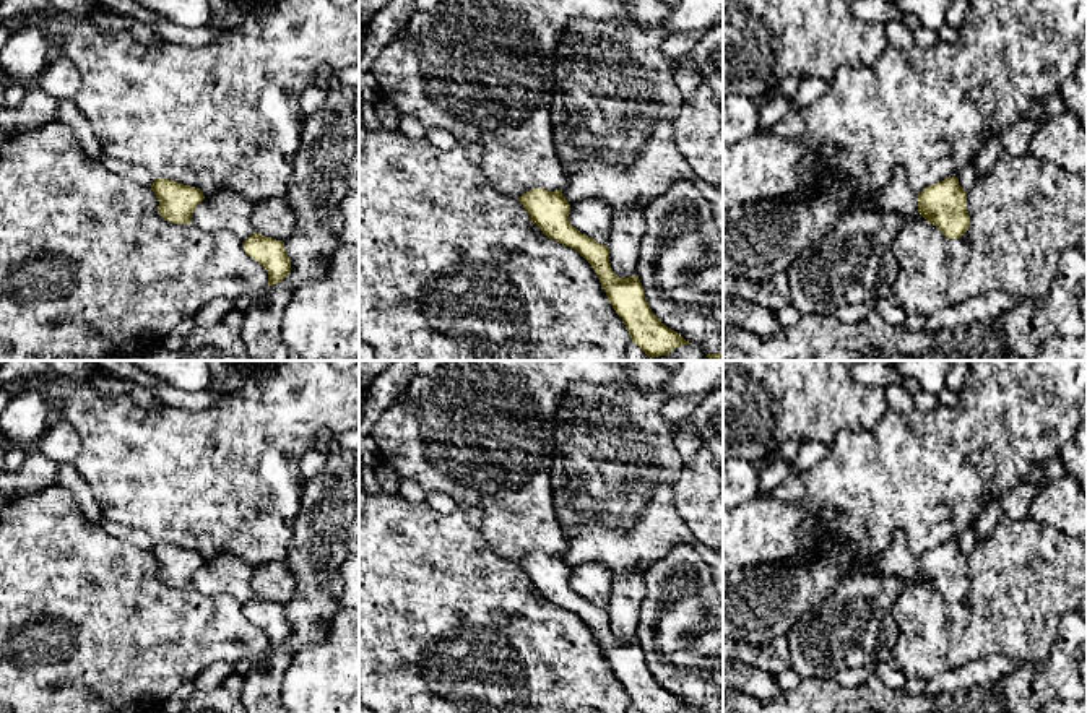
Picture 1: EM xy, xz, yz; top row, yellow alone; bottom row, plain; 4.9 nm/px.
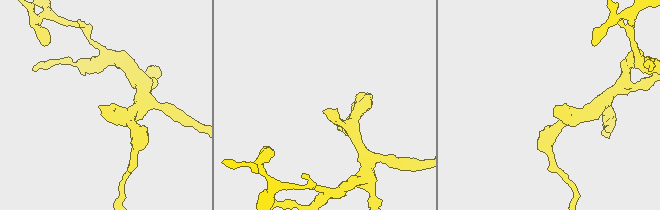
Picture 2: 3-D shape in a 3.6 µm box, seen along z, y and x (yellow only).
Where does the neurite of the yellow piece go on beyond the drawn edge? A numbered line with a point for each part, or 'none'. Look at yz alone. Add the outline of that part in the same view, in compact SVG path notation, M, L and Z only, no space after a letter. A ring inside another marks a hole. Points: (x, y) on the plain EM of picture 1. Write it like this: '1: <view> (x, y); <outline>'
1: yz (897, 561); M897 533L881 557L869 560L860 575L918 577L918 557L913 555L903 533Z

